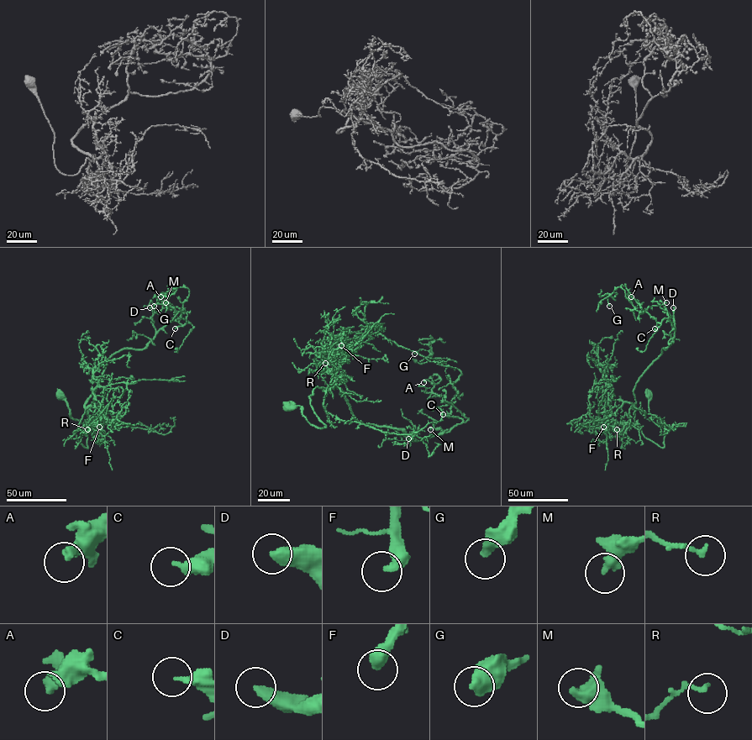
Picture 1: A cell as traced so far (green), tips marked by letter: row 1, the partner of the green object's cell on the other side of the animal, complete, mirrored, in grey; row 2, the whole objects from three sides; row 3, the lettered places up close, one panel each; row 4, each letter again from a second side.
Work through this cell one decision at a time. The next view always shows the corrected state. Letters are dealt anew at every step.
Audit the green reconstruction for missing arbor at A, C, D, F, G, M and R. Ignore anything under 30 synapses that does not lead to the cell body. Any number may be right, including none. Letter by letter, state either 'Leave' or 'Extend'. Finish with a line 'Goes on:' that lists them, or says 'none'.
A: Leave
C: Extend
D: Extend
F: Extend
G: Leave
M: Leave
R: Leave
Goes on: C, D, F

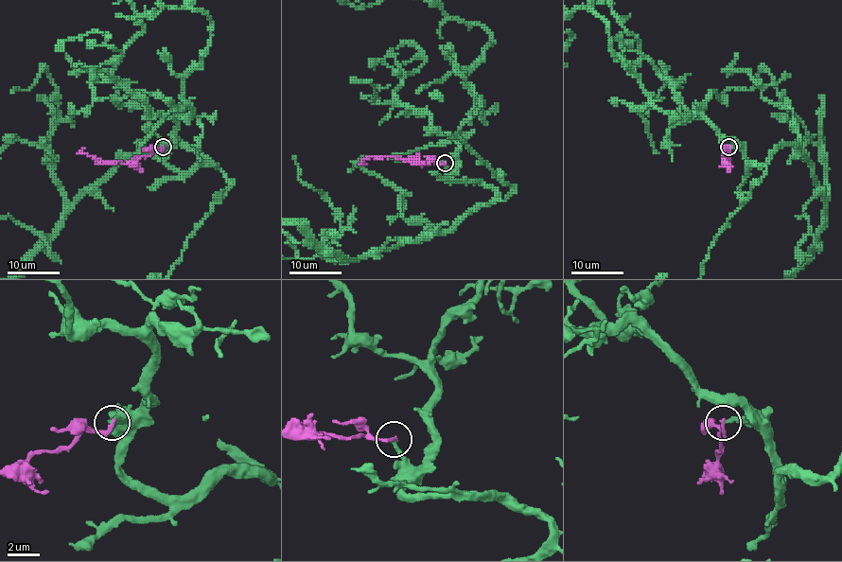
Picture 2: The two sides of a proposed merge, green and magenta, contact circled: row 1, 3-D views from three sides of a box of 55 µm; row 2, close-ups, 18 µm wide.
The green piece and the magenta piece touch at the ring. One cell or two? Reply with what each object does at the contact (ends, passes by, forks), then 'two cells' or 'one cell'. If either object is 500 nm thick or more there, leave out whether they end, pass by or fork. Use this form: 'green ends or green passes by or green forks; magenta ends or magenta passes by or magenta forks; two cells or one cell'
green ends; magenta ends; two cells

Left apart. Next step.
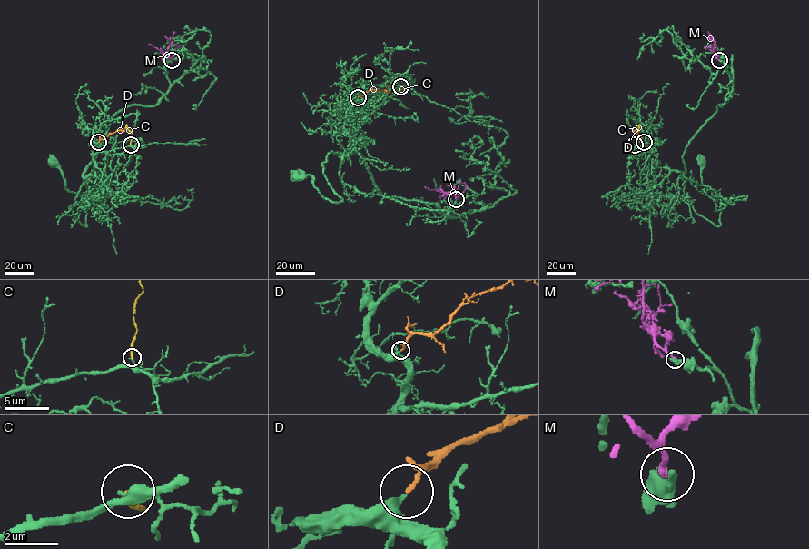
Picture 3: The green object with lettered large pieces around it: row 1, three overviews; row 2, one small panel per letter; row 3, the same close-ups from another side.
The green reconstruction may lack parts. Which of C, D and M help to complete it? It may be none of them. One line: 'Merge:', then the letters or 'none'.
Merge: D

